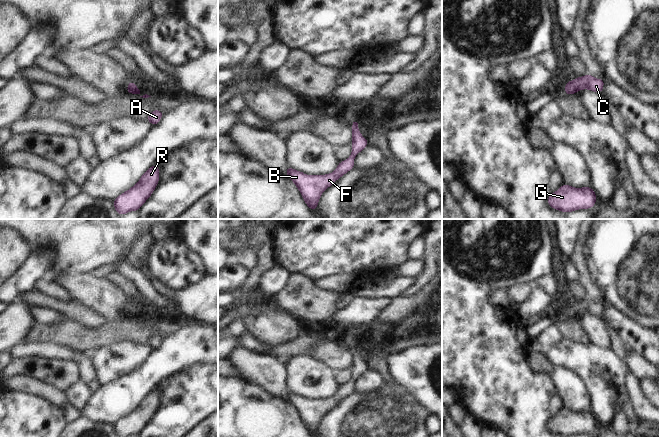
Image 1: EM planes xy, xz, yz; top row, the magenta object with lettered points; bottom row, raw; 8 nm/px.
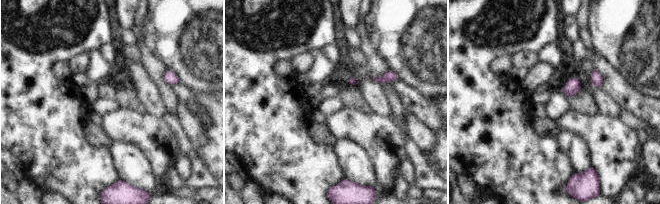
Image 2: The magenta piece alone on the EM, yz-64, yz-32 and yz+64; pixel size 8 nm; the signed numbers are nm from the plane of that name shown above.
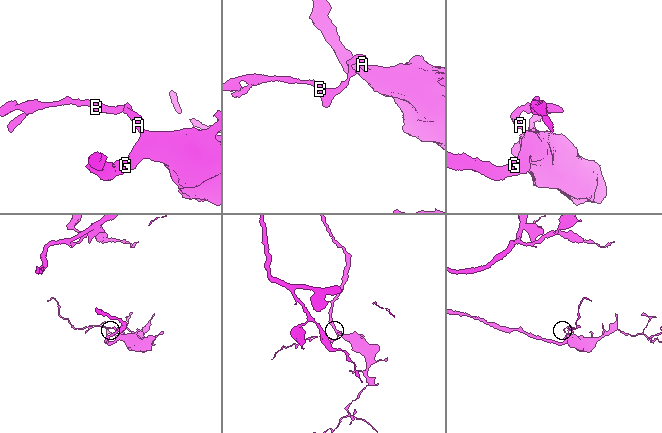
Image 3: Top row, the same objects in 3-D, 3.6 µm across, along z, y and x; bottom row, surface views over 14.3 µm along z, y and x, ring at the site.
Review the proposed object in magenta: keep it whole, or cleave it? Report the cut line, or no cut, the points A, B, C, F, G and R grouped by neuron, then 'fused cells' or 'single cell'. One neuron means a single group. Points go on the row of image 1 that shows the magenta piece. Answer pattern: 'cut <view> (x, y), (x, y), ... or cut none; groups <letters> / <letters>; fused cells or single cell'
cut none; groups A B C F G R; single cell

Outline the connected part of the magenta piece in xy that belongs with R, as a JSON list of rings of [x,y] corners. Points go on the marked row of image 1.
[[[155,163],[132,188],[119,195],[113,201],[117,213],[125,215],[129,211],[138,211],[145,201],[150,198],[158,182],[159,166]]]

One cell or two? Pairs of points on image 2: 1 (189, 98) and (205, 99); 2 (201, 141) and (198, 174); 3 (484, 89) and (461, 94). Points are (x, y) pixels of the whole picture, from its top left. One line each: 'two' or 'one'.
1: two
2: two
3: one

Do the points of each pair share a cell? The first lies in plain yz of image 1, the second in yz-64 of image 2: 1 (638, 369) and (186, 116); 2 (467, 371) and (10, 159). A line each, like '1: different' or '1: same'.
1: same
2: different

